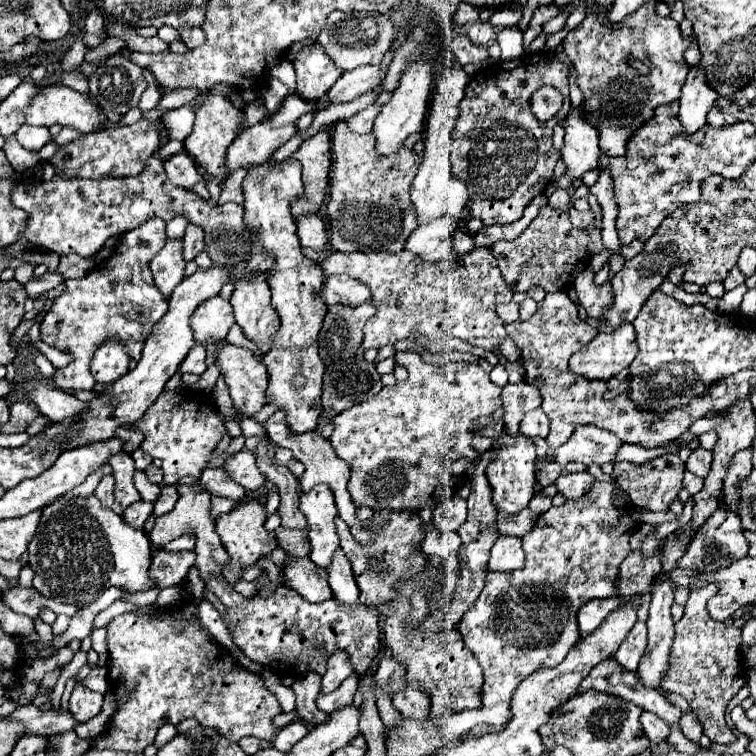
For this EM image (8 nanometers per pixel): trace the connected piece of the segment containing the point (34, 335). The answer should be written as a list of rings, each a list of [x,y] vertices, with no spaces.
[[[35,321],[33,326],[30,328],[28,336],[31,343],[35,345],[44,356],[46,356],[55,368],[67,366],[72,361],[71,355],[61,352],[60,350],[44,343],[38,335],[38,332],[40,332],[40,325],[40,321]]]

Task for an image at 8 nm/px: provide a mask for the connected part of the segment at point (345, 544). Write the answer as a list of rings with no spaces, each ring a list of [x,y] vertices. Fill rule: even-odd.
[[[385,509],[385,511],[375,511],[375,519],[365,521],[365,523],[375,523],[377,539],[371,545],[355,543],[347,523],[341,517],[337,517],[337,521],[335,521],[337,535],[341,539],[341,551],[349,559],[355,581],[361,589],[359,603],[371,607],[371,605],[389,603],[393,599],[393,583],[421,571],[425,565],[425,557],[421,555],[421,549],[419,549],[419,543],[423,541],[423,533],[419,527],[421,519],[417,513],[413,513],[413,511],[395,513],[395,511]]]

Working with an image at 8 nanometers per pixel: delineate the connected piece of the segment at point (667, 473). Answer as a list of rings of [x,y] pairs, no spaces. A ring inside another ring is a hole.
[[[667,453],[641,464],[627,461],[616,463],[612,475],[617,485],[629,495],[633,505],[647,507],[651,511],[665,511],[681,491],[683,473],[685,473],[685,463],[679,459],[679,455]]]

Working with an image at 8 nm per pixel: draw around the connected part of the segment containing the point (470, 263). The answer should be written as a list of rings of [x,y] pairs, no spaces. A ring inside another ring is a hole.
[[[475,247],[469,253],[451,253],[435,265],[413,263],[409,251],[399,253],[339,253],[333,251],[321,259],[325,275],[345,273],[371,289],[377,313],[365,325],[363,349],[379,349],[407,337],[459,337],[473,347],[493,351],[501,347],[505,335],[505,321],[497,315],[499,303],[509,303],[513,291],[501,277],[495,255],[489,247]]]

